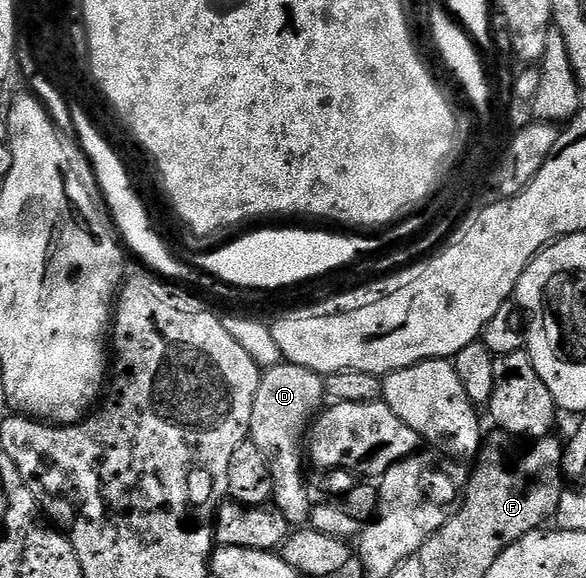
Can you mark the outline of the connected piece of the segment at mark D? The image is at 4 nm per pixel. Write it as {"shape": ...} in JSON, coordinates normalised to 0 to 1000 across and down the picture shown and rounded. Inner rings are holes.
{"shape":[[[480,626],[464,637],[452,638],[444,652],[440,680],[433,685],[433,704],[428,709],[425,760],[435,765],[440,779],[452,789],[461,811],[462,832],[468,834],[464,849],[466,877],[488,896],[493,912],[507,913],[524,908],[531,901],[534,865],[529,865],[526,837],[519,824],[519,796],[522,803],[522,779],[519,766],[531,730],[548,711],[556,687],[553,682],[553,656],[536,642],[507,630]]]}

